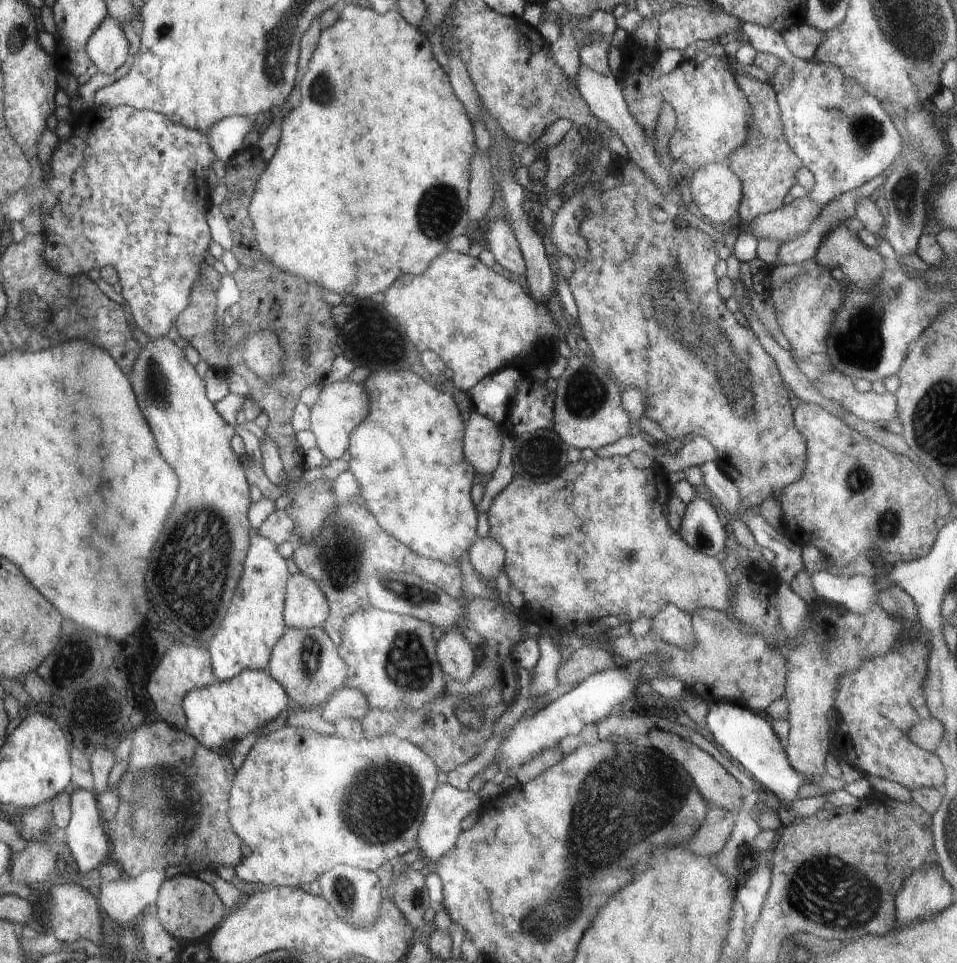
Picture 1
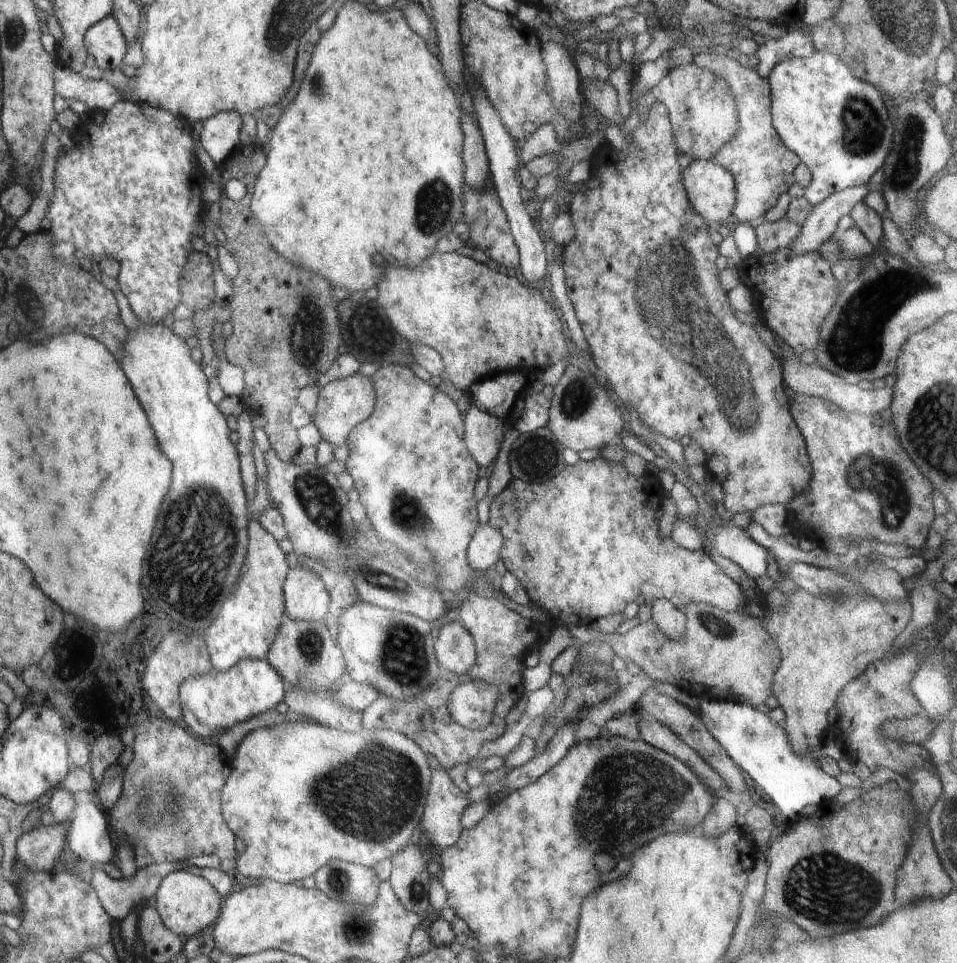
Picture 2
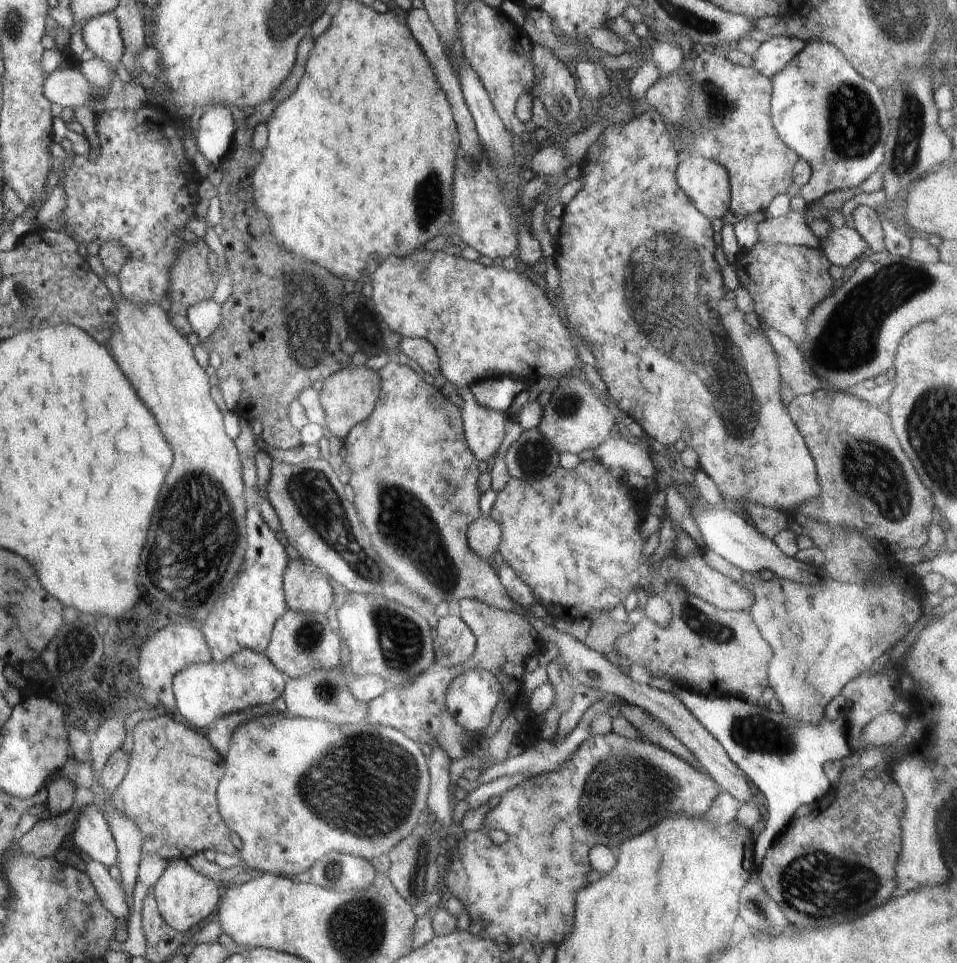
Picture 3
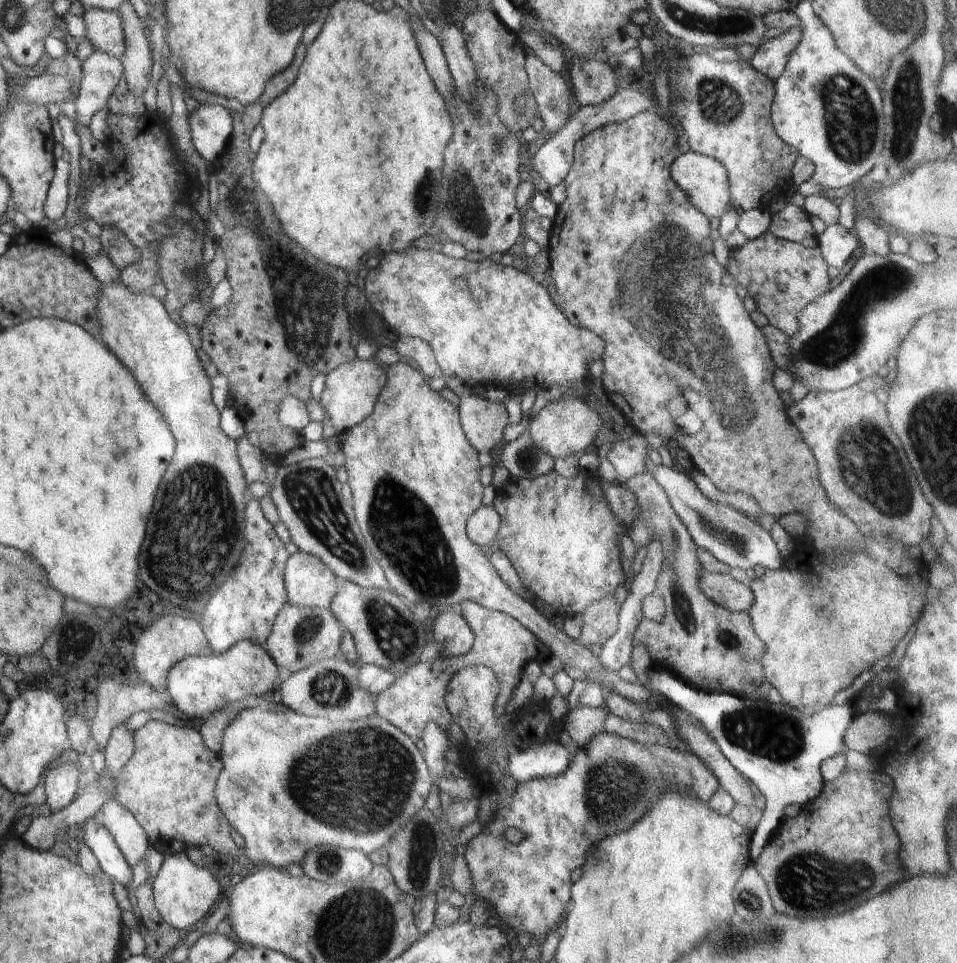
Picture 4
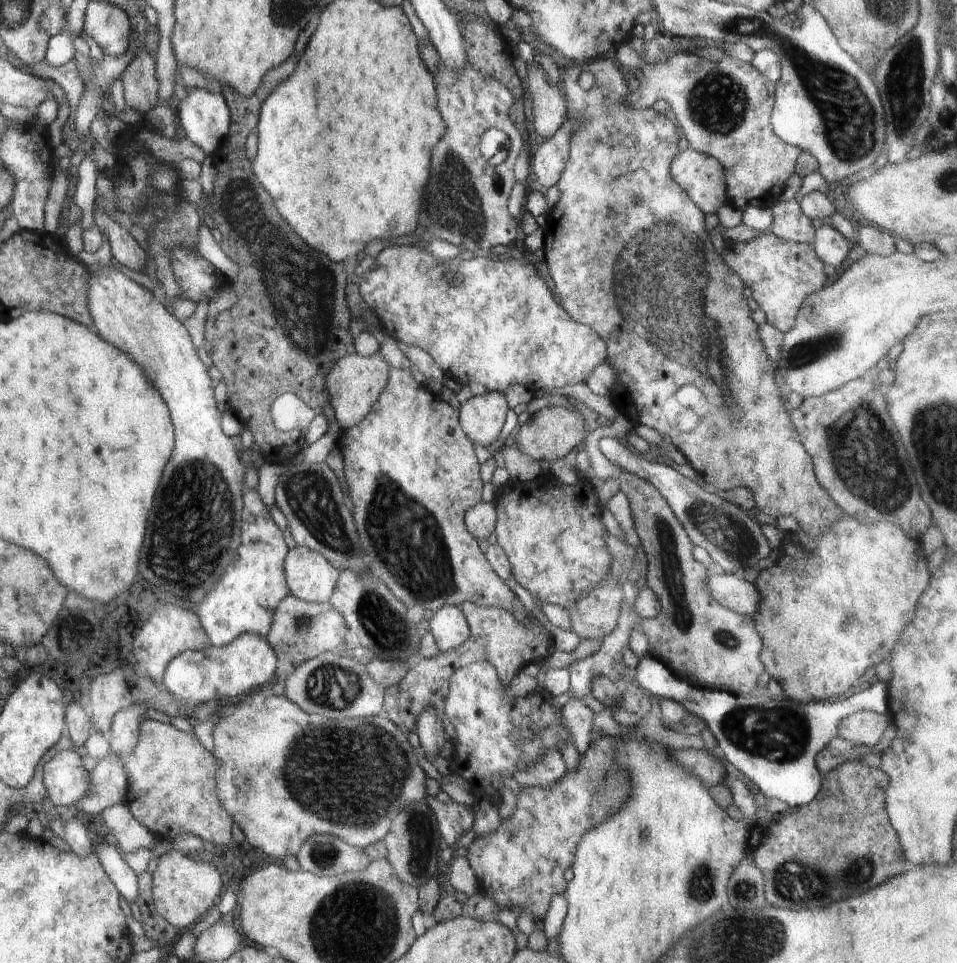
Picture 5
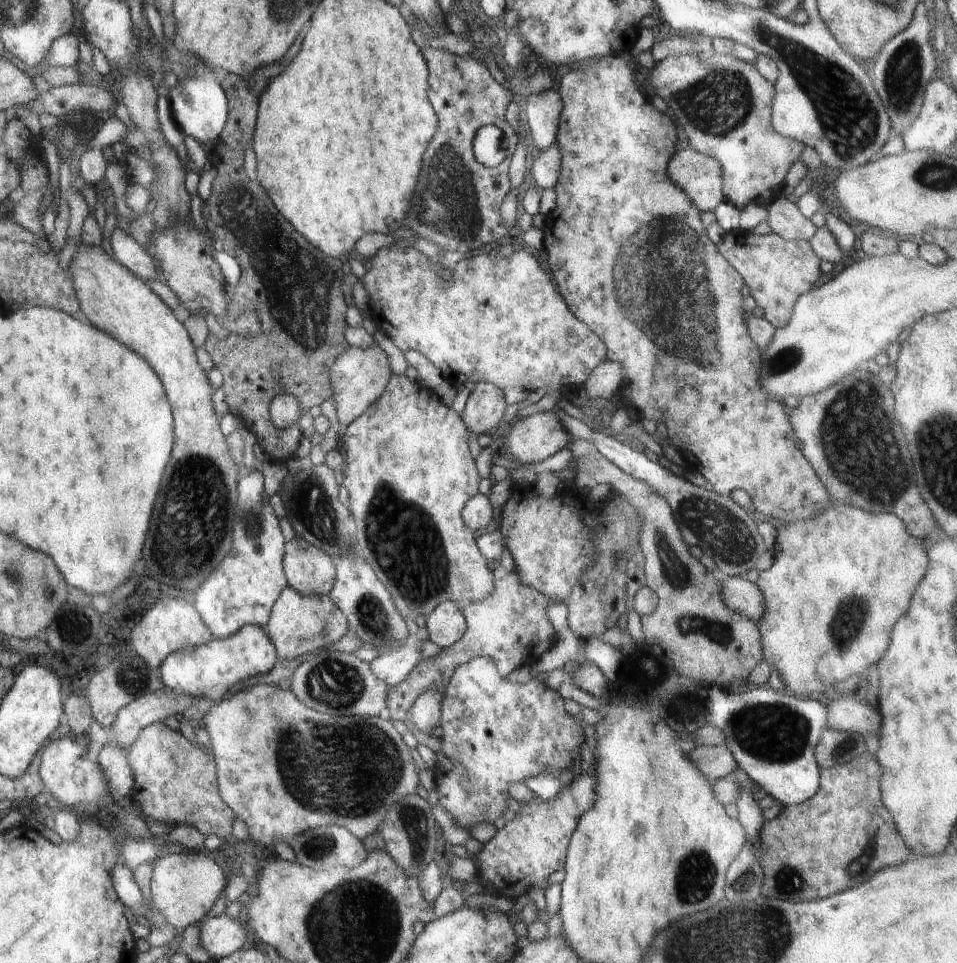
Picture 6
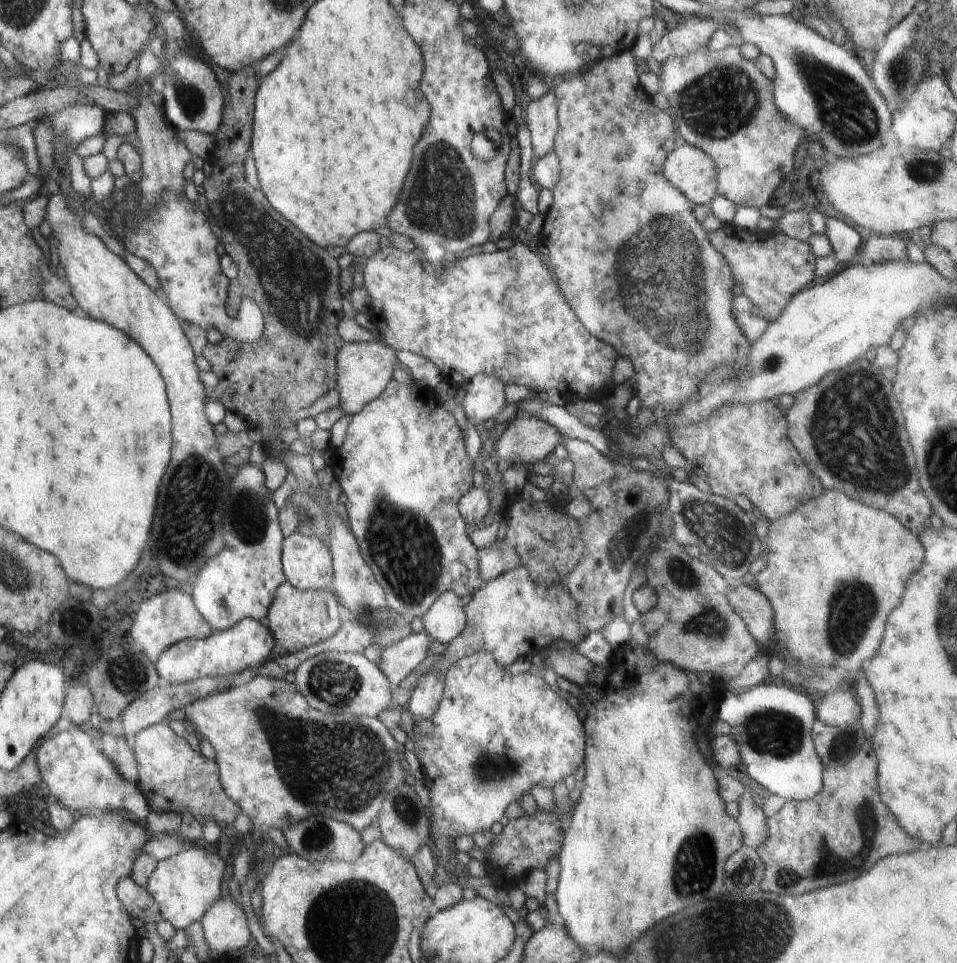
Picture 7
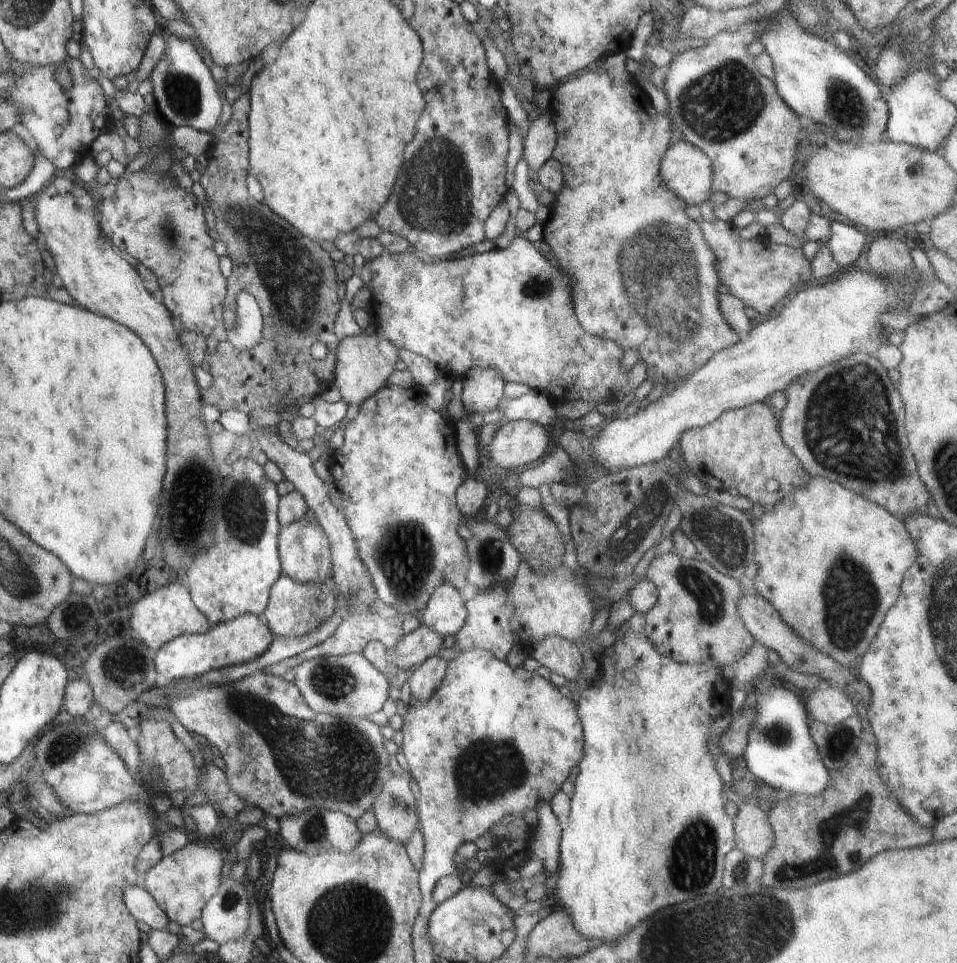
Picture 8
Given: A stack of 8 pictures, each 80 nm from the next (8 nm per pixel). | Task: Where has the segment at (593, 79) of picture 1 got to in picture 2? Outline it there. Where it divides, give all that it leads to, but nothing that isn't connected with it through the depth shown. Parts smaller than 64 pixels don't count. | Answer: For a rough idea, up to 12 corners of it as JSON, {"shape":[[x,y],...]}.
{"shape":[[582,80],[585,102],[622,124],[616,90],[608,82]]}

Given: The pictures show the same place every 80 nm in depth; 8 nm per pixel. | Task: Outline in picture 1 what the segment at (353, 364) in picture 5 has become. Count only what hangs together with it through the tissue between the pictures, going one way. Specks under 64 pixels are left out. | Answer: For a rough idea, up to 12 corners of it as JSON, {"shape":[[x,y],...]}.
{"shape":[[364,382],[324,385],[310,429],[325,463],[342,459],[368,414]]}

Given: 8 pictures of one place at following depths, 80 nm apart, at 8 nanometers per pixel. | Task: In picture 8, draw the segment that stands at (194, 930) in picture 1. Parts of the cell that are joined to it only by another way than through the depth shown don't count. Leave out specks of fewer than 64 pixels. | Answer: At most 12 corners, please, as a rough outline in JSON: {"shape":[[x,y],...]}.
{"shape":[[192,839],[145,873],[144,887],[181,927],[219,891],[220,851]]}

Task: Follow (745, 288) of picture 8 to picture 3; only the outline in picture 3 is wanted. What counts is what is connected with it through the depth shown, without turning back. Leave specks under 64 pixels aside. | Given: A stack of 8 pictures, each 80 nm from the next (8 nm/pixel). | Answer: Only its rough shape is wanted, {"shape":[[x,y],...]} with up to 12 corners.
{"shape":[[759,240],[734,265],[764,326],[797,347],[837,282],[820,246]]}

